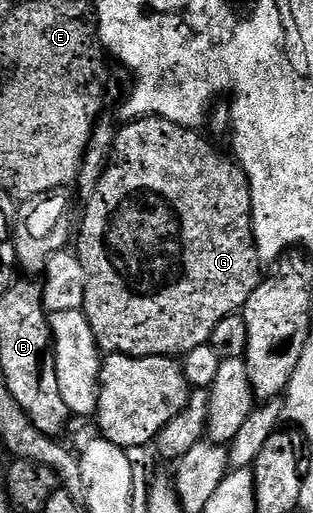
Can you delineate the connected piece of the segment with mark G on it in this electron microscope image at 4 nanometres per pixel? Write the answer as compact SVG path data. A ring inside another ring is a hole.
M149 116L145 119L139 119L132 121L121 126L123 129L119 131L114 137L114 150L110 153L111 165L107 167L102 173L102 178L98 181L98 186L94 189L94 194L90 197L90 202L86 205L86 214L81 214L80 228L76 233L76 252L78 258L82 260L82 266L86 272L86 304L84 306L84 312L88 320L92 331L96 335L98 340L98 347L102 350L103 354L107 353L123 353L129 357L168 357L171 355L185 355L192 352L196 347L207 344L212 335L212 331L216 331L216 323L220 323L220 319L224 319L228 315L239 312L245 306L246 300L252 295L252 291L256 291L256 287L264 279L264 262L258 257L258 247L254 242L254 207L252 205L252 195L250 194L250 180L246 178L245 171L242 170L242 166L237 164L233 156L227 155L226 157L222 153L218 153L218 149L210 141L205 141L201 137L201 132L198 129L188 129L184 125L177 125L172 121L166 121L162 117Z

